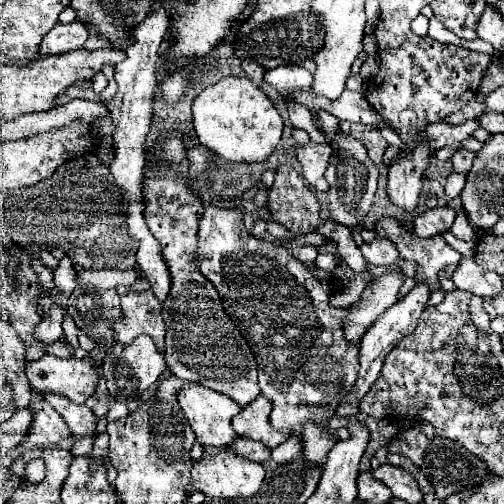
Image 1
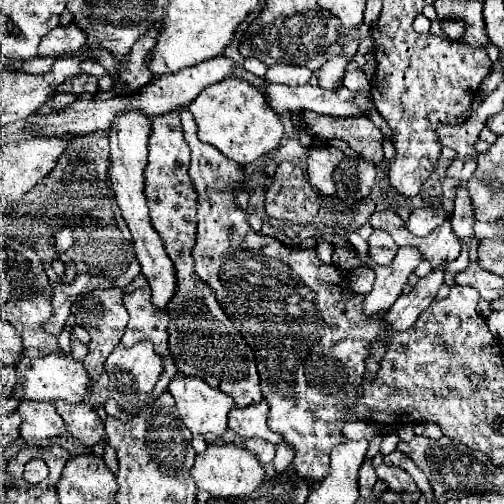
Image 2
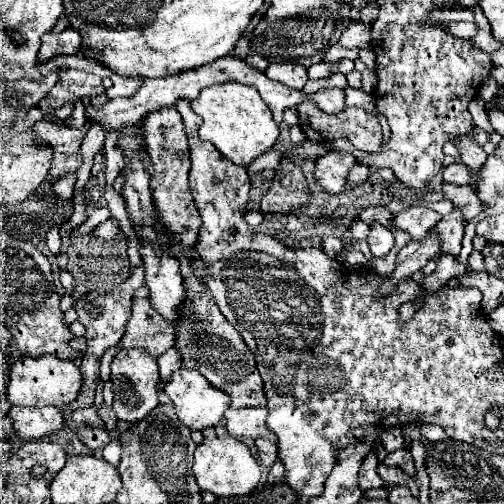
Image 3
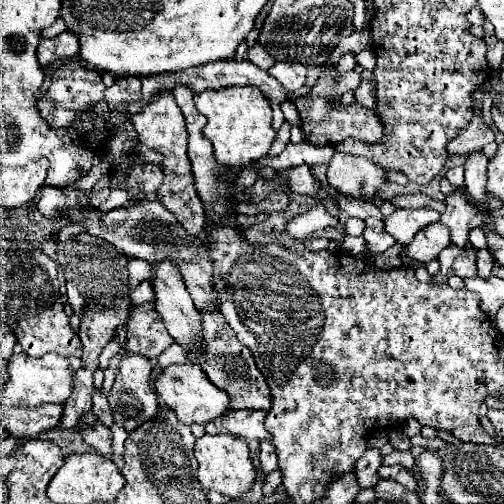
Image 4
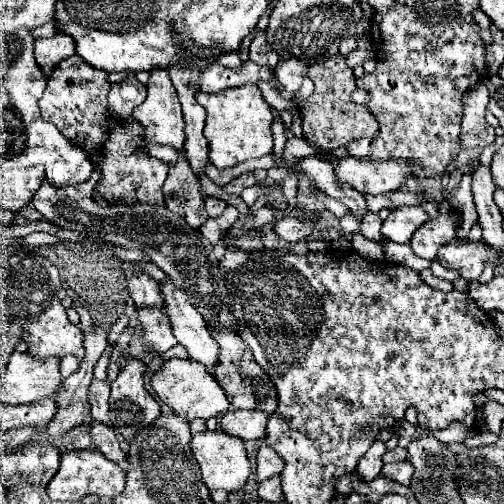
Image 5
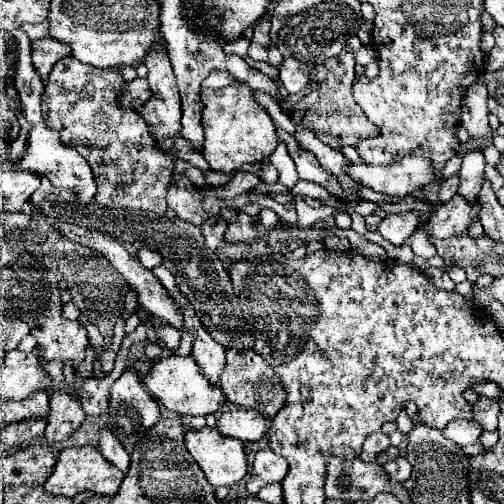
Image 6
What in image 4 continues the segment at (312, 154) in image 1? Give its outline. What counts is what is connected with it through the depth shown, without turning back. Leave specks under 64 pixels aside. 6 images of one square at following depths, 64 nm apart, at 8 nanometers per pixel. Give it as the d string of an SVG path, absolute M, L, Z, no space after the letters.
M338 152L328 162L328 182L350 196L374 196L388 182L386 168L380 168L368 158L358 158Z

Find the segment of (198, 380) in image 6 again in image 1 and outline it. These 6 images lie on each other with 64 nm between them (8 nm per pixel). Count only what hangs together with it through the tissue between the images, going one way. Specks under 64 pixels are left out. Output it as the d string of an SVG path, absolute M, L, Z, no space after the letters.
M190 384L182 388L176 398L196 438L204 446L228 446L234 438L238 438L230 420L240 406L228 396L212 392L200 384Z

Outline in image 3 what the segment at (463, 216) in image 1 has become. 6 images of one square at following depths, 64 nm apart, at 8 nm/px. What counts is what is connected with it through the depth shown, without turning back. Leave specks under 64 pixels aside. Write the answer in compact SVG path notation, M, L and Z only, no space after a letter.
M442 182L442 192L444 198L450 198L454 204L458 204L464 212L464 222L476 218L480 212L484 212L484 204L480 204L480 198L476 196L476 192L472 192L470 186L456 186L456 184L448 184Z

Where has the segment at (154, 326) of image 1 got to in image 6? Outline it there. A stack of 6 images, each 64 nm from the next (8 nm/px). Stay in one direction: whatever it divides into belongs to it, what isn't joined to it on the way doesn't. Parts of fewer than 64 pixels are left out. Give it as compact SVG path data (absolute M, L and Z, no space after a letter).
M166 326L166 328L158 328L156 334L158 334L158 340L164 342L170 350L178 350L180 340L182 340L180 330L176 330L176 328L172 328L172 326Z

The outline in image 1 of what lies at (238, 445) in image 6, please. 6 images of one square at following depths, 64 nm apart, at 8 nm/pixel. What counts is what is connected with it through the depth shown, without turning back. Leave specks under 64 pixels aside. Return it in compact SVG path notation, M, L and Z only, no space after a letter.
M228 448L220 450L214 456L202 456L192 466L192 488L204 492L212 498L248 498L254 496L264 480L264 468L252 460L244 460L244 456L236 456L228 452Z

